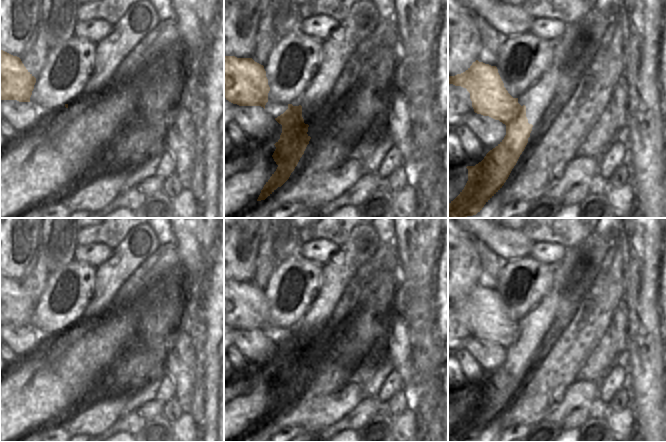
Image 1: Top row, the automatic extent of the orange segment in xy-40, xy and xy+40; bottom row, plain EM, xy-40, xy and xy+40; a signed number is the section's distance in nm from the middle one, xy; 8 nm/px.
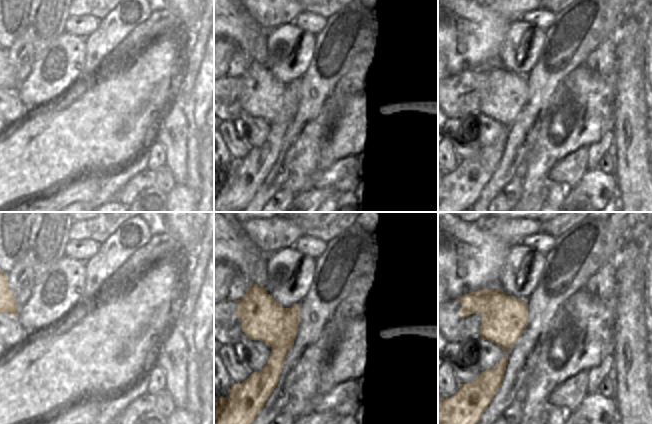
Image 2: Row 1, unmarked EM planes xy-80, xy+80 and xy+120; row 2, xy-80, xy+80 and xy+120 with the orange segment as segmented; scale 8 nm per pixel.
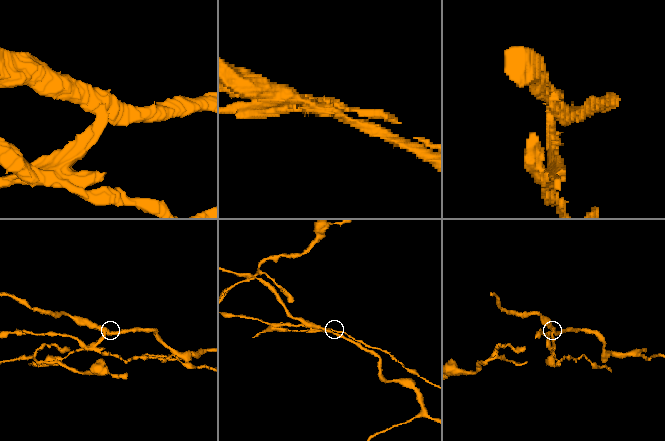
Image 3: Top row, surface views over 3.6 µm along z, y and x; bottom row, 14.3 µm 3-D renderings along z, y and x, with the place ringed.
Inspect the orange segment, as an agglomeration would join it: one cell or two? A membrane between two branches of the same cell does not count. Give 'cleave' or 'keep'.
cleave

